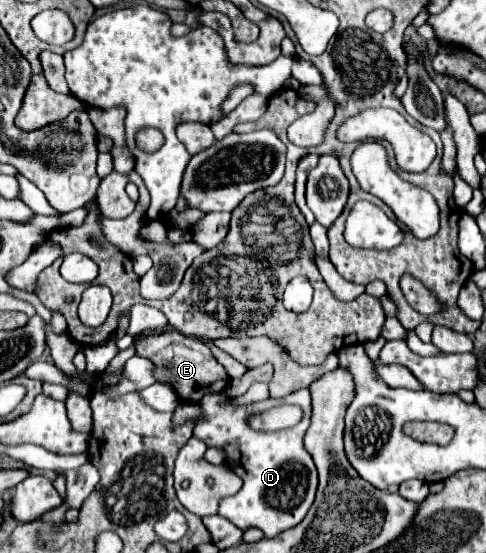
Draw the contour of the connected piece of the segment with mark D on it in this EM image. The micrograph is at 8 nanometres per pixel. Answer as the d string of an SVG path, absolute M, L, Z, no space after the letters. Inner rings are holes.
M308 389L294 391L282 399L266 399L260 403L234 407L226 401L224 393L208 393L200 401L204 411L204 421L200 421L194 429L194 437L206 441L208 447L220 447L226 451L230 467L244 479L244 487L234 497L226 497L220 501L218 513L232 521L236 527L246 531L248 527L258 527L266 537L276 537L278 533L298 525L314 503L318 473L310 453L304 449L304 433L310 425L312 413L312 397ZM276 405L300 405L304 409L304 417L296 427L284 431L254 431L248 425L248 417L256 413L264 413L264 409Z

